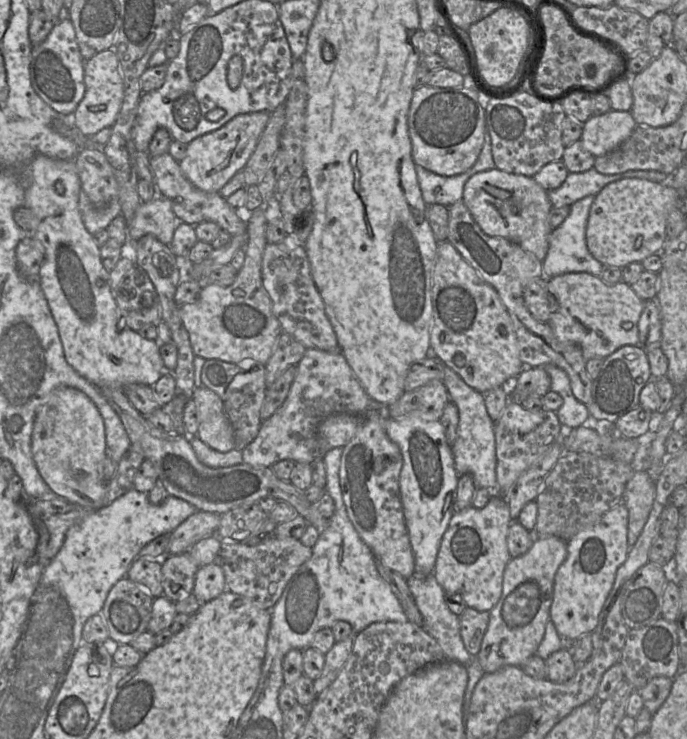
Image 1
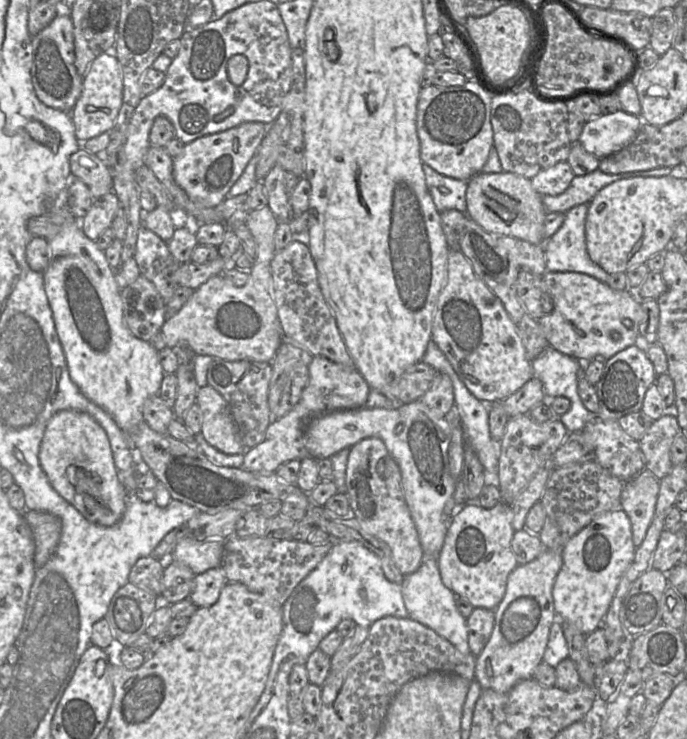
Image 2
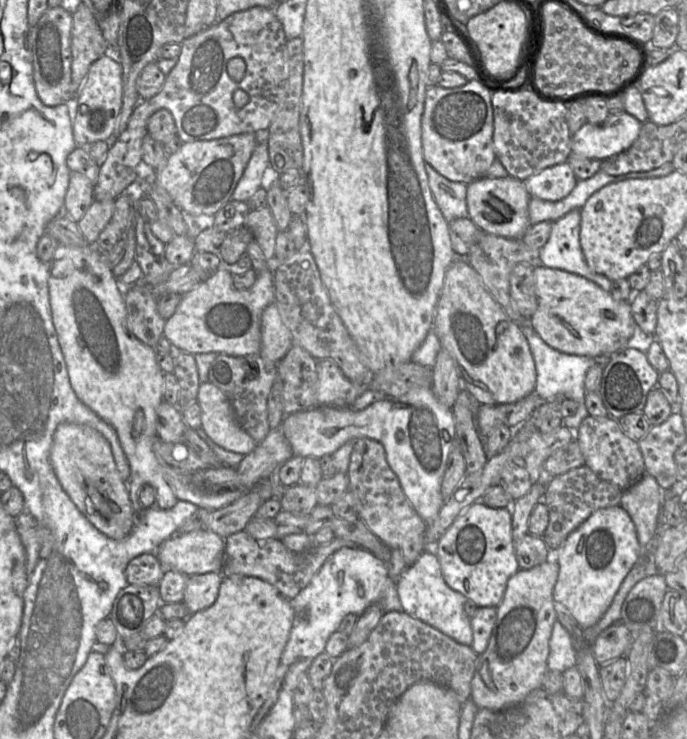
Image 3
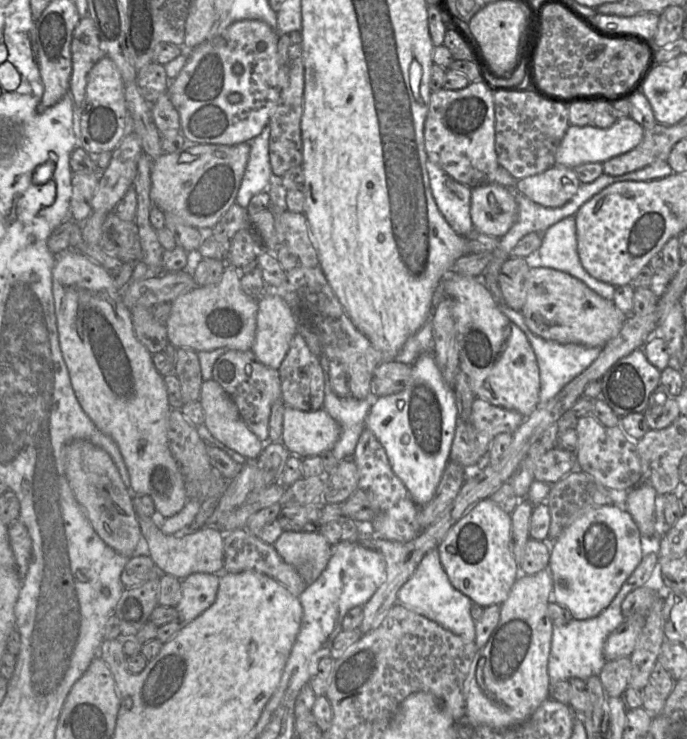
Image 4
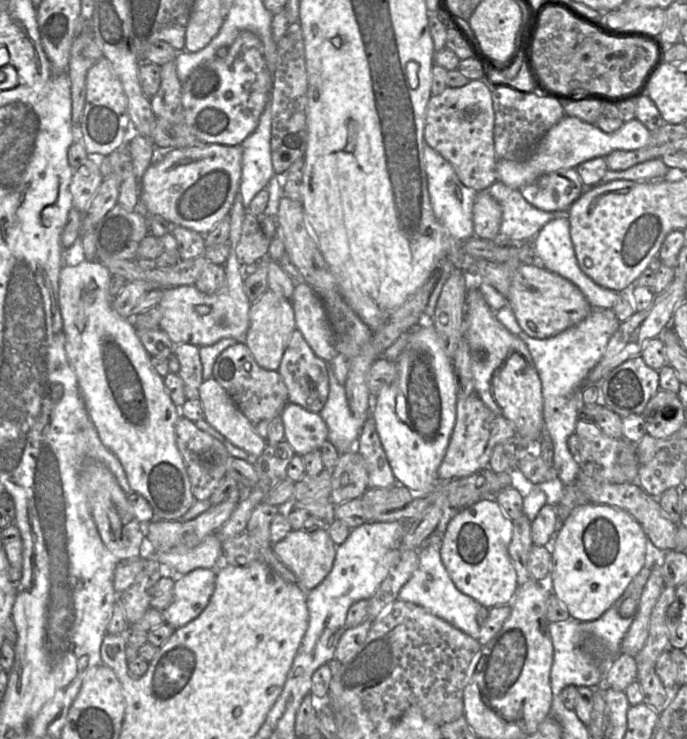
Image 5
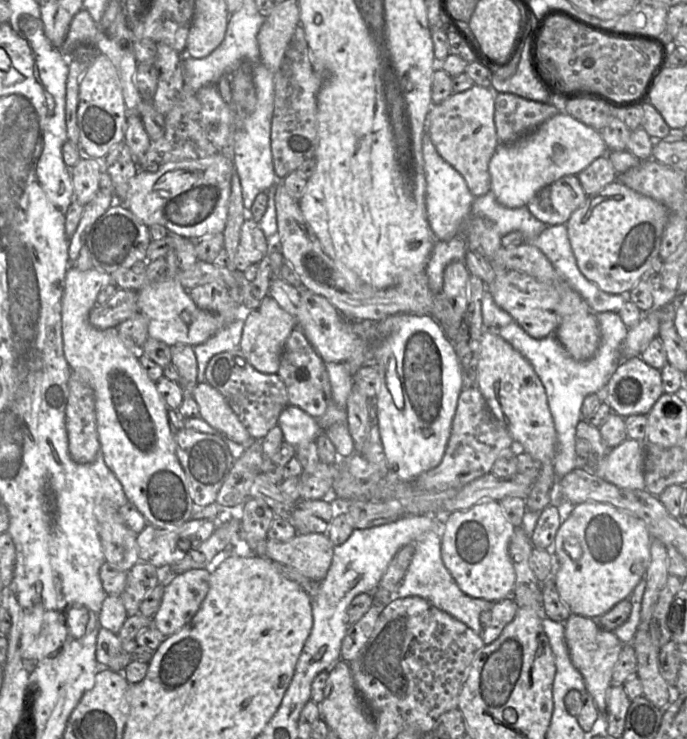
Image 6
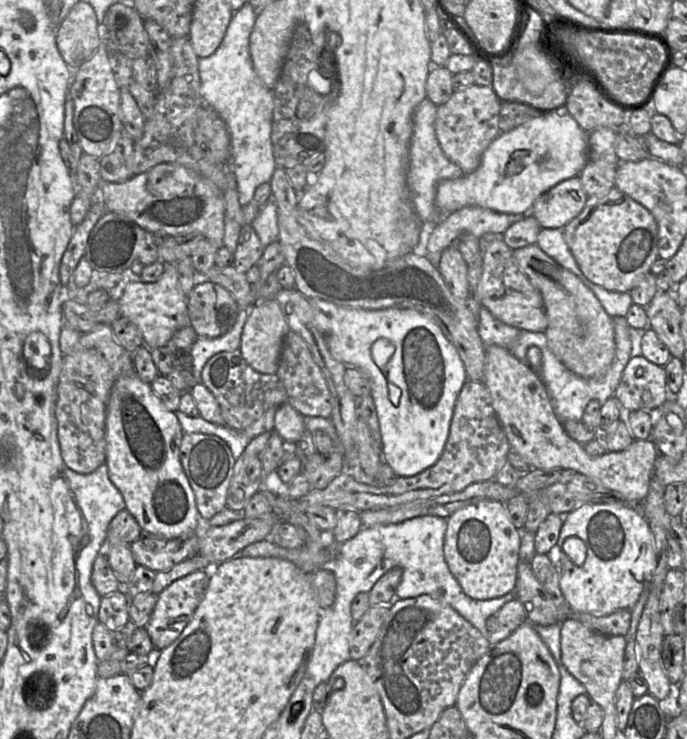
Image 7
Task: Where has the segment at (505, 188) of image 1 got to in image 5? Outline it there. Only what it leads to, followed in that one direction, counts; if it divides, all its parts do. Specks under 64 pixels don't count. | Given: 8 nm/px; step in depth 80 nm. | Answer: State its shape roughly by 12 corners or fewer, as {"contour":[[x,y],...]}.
{"contour":[[487,191],[473,205],[474,235],[497,240],[499,203]]}

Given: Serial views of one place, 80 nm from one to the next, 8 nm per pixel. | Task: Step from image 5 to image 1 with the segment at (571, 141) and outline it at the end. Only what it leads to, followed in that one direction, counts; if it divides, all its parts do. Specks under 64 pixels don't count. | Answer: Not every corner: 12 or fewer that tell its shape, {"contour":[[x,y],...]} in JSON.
{"contour":[[611,109],[582,126],[583,146],[599,157],[623,143],[637,124]]}

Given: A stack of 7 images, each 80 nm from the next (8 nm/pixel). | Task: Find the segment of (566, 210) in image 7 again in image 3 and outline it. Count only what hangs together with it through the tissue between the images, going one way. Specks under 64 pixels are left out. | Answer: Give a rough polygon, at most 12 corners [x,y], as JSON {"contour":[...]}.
{"contour":[[562,162],[528,177],[531,197],[559,201],[577,181]]}

